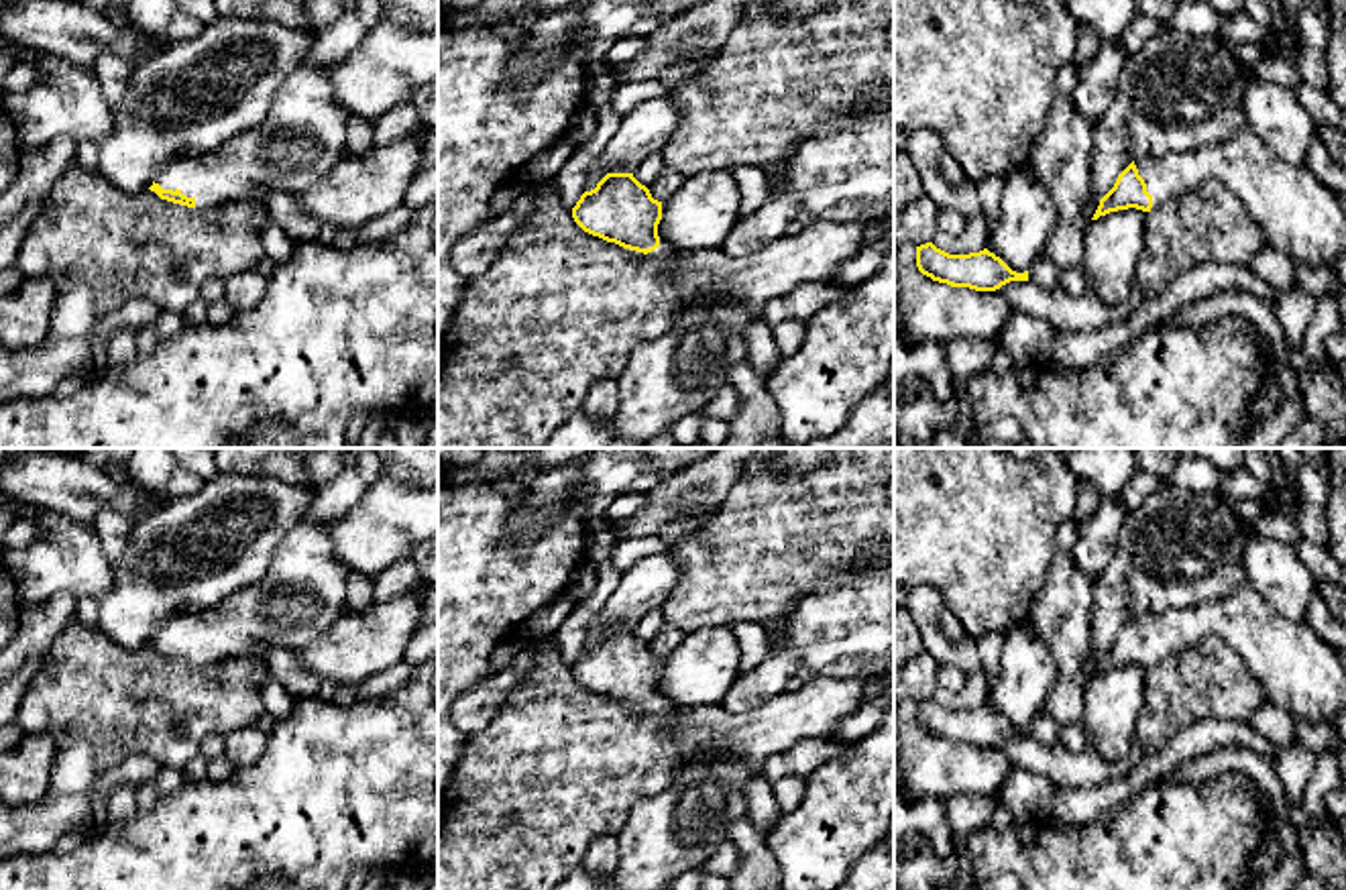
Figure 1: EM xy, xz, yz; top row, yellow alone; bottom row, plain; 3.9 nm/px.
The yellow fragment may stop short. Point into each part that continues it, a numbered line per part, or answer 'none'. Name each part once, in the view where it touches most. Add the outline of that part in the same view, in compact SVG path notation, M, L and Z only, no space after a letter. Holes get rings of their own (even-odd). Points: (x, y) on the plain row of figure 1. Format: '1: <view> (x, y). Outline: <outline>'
1: xy (302, 593). Outline: M303 519L277 544L271 566L255 585L234 593L214 609L171 617L155 639L193 654L200 668L238 658L253 644L265 650L277 646L301 650L344 613L348 572L350 568L334 556L326 523Z

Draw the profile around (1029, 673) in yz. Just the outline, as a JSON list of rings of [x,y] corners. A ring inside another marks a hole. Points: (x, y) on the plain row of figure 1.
[[[1026,625],[1004,635],[998,684],[988,692],[988,707],[1012,727],[1024,729],[1045,707],[1059,680],[1059,664]]]

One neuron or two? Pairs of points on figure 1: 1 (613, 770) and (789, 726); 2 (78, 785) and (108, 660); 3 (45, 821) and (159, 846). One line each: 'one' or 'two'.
1: one
2: two
3: two

